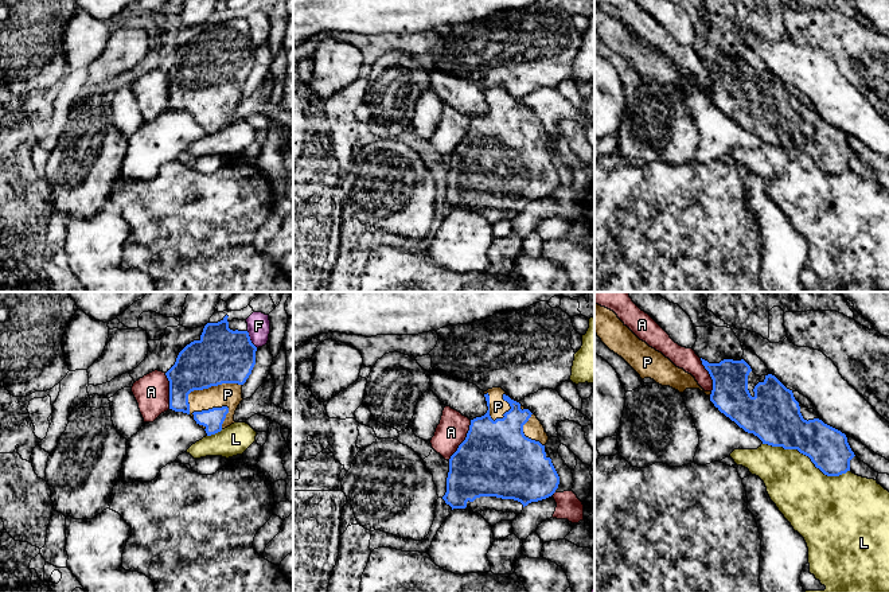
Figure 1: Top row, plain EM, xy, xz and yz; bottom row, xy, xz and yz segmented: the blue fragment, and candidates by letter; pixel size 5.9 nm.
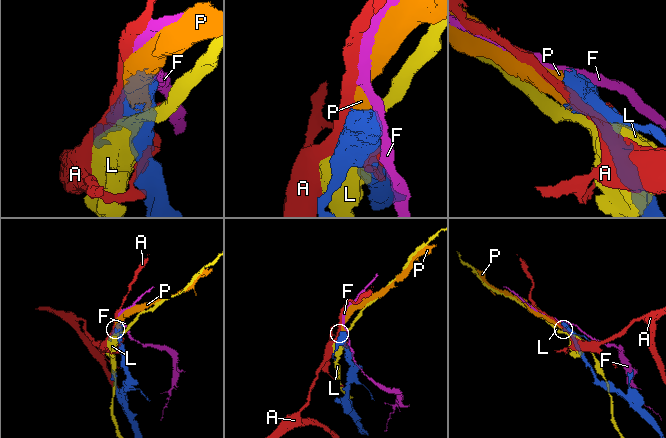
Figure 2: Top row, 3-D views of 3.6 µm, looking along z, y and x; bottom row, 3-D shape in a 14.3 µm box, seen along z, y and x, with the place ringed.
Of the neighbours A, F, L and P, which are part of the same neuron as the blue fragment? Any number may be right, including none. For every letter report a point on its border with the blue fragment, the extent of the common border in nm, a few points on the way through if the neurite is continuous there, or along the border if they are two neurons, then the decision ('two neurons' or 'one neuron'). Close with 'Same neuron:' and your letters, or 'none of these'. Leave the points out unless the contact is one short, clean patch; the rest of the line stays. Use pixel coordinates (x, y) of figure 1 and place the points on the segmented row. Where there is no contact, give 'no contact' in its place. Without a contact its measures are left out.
A: meets blue in xz at (464, 440); contact 280 nm long; two neurons
F: meets blue in xy at (249, 339); contact 120 nm long; border along xy (246, 331), (257, 347); two neurons
L: meets blue in yz at (807, 455); contact 550 nm long; two neurons
P: meets blue in xy at (205, 388); contact 360 nm long; one neuron
Same neuron: P

